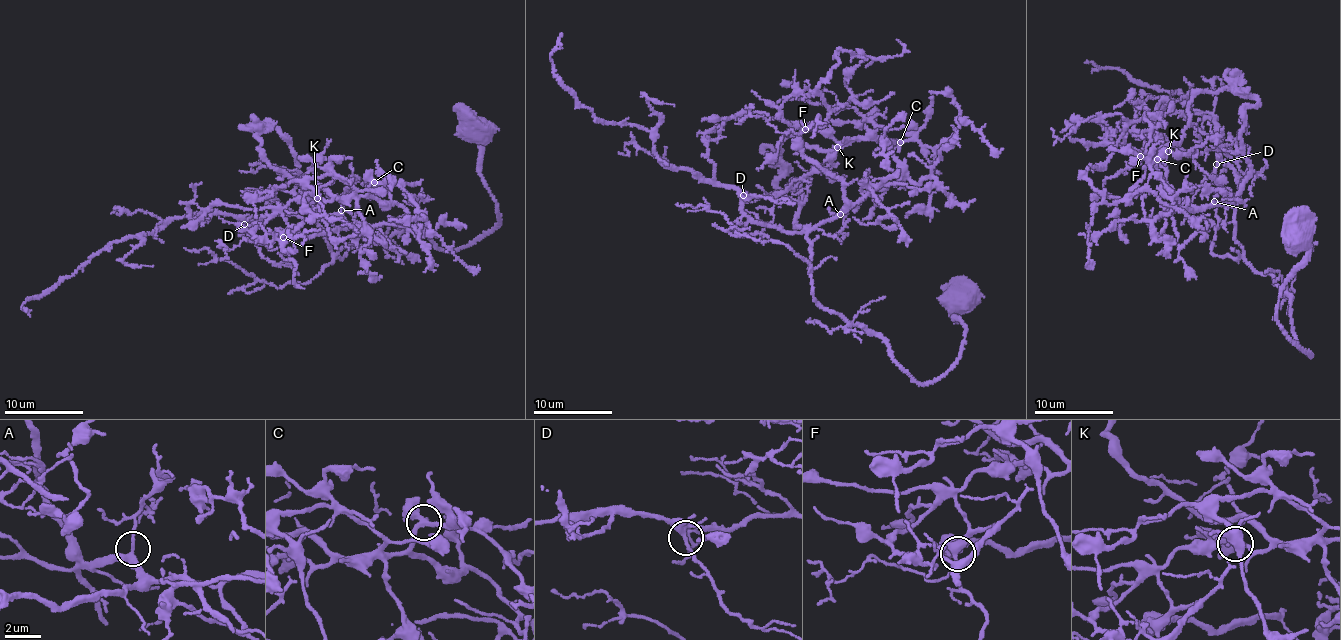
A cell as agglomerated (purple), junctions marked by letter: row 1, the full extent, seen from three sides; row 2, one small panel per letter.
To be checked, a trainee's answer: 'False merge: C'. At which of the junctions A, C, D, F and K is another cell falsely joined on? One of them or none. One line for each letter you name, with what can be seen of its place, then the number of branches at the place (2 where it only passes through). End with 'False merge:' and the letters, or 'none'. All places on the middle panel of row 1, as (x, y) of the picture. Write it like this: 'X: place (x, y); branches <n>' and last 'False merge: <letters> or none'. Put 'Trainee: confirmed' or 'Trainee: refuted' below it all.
False merge: none
Trainee: refuted

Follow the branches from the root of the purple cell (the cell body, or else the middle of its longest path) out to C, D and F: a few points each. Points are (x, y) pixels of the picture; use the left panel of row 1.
C: (471, 127), (501, 224), (453, 249), (406, 228), (342, 259), (326, 229), (274, 192), (345, 200), (375, 181)
D: (471, 127), (501, 224), (467, 244), (446, 250), (406, 228), (342, 259), (326, 229), (302, 216), (244, 224)
F: (471, 127), (495, 228), (446, 250), (406, 228), (342, 259), (317, 223), (339, 216), (337, 231), (283, 237)

